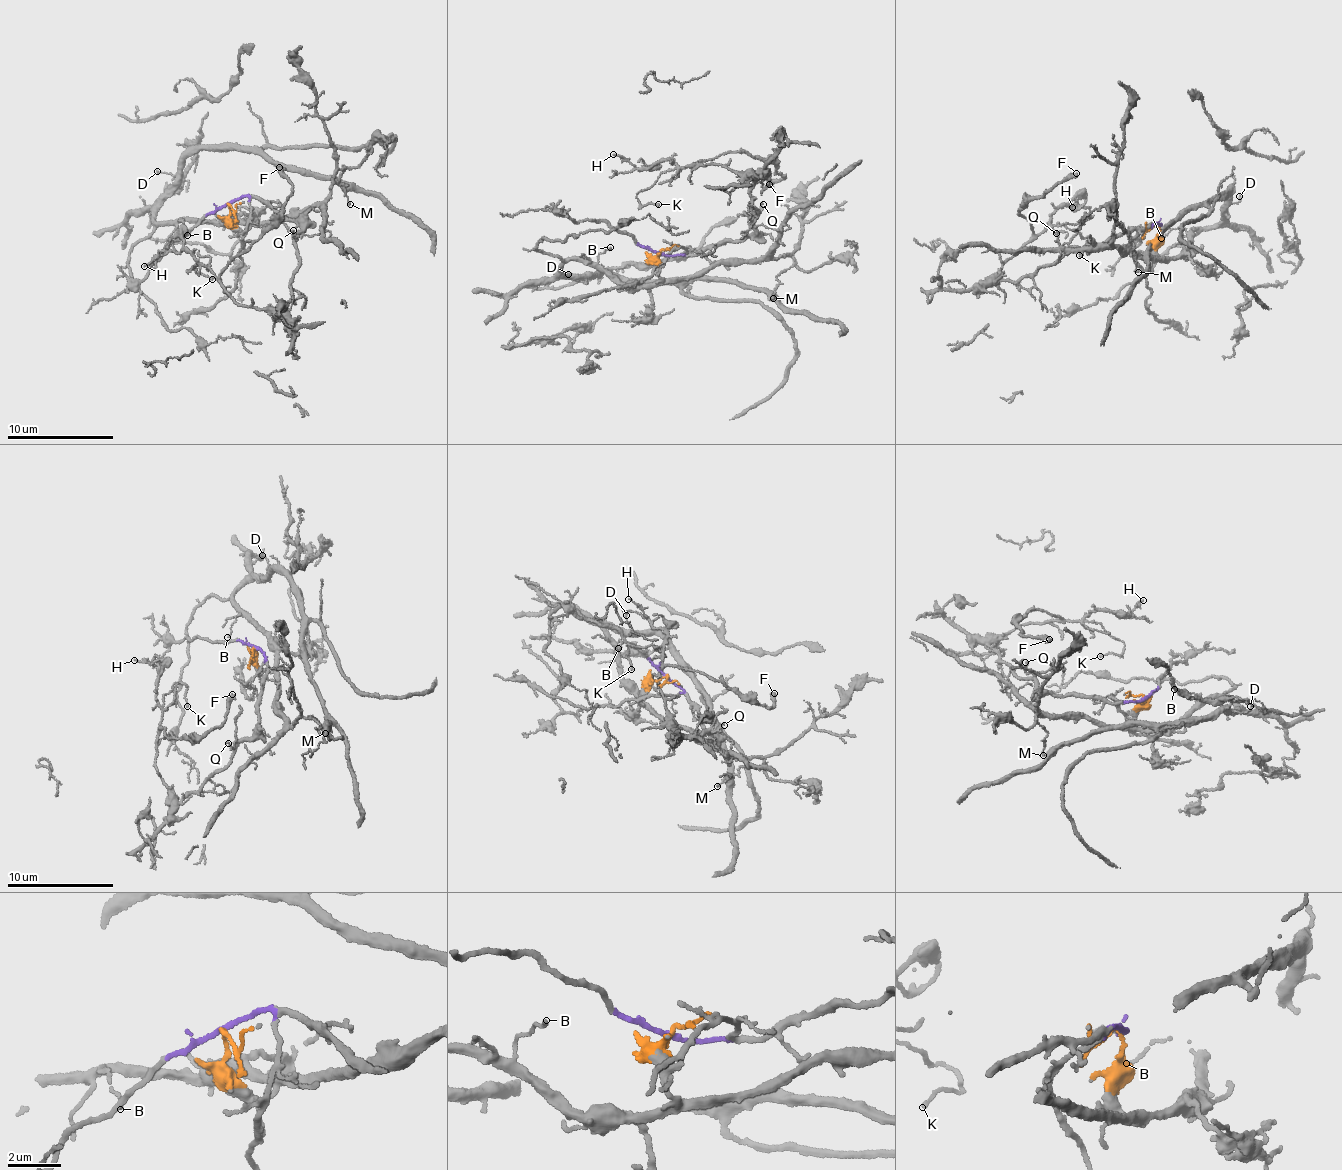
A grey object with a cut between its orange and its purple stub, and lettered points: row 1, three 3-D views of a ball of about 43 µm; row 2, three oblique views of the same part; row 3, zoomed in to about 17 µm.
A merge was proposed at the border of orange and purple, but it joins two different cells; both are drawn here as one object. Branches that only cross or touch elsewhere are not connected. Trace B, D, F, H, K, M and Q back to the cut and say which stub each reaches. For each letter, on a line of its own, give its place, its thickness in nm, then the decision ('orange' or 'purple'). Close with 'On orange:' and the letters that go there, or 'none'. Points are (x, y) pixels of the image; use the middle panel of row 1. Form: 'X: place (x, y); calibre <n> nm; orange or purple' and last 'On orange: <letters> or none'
B: place (610, 247); calibre 100 nm; orange
D: place (568, 274); calibre 120 nm; orange
F: place (769, 184); calibre 360 nm; purple
H: place (613, 154); calibre 100 nm; purple
K: place (658, 204); calibre 110 nm; purple
M: place (773, 298); calibre 120 nm; orange
Q: place (763, 204); calibre 140 nm; purple
On orange: B, D, M

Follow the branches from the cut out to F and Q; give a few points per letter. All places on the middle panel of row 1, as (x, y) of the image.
F: (660, 252), (696, 257), (753, 232), (751, 178), (693, 166), (741, 150), (784, 178), (768, 184)
Q: (660, 252), (696, 257), (707, 248), (740, 242), (754, 232), (754, 218), (761, 212), (762, 203)

